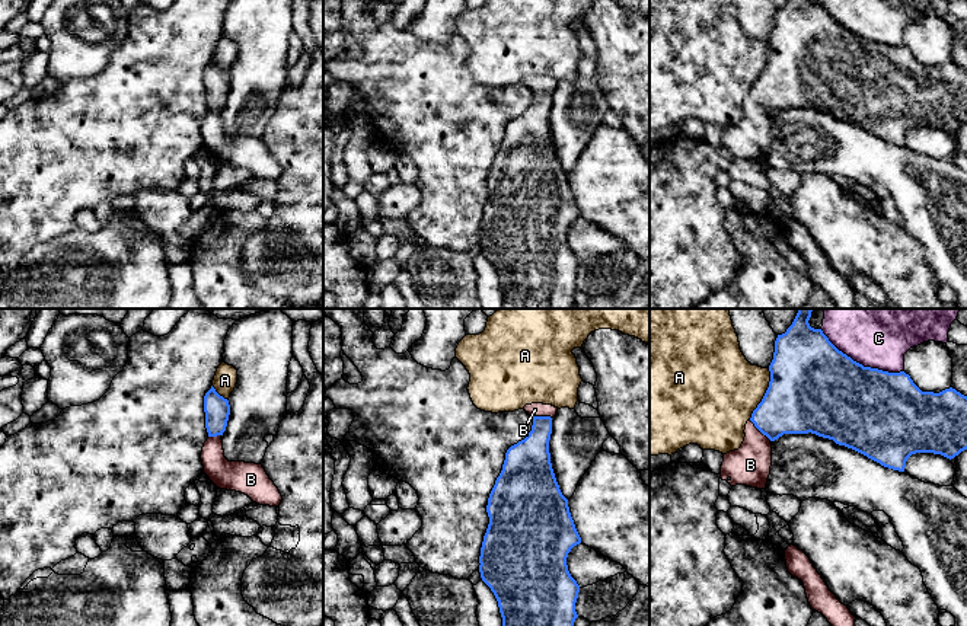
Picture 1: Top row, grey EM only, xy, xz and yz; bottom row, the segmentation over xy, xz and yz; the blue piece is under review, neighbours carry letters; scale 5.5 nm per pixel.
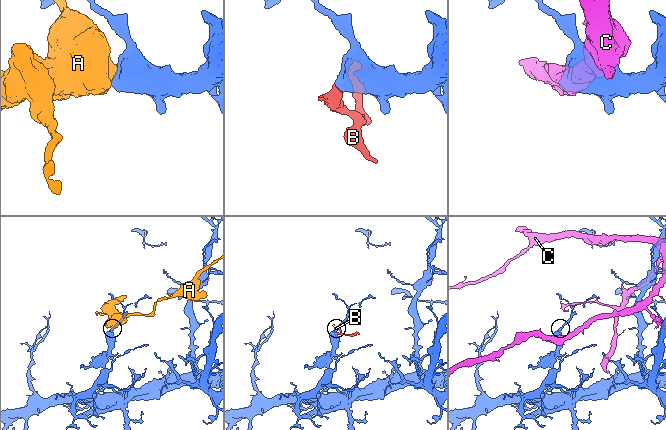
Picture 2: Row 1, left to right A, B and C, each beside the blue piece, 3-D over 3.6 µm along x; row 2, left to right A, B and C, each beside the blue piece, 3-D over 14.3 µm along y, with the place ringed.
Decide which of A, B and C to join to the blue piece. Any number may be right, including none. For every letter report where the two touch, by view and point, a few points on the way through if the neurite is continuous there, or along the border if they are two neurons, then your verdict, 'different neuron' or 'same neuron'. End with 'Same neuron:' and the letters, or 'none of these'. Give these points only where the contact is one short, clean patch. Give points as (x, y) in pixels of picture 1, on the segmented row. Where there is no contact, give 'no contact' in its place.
A: meets blue in yz at (765, 395); different neuron
B: meets blue in yz at (760, 431); runs through yz (795, 402), (781, 411), (760, 431), (750, 465); same neuron
C: meets blue in yz at (861, 364); different neuron
Same neuron: B

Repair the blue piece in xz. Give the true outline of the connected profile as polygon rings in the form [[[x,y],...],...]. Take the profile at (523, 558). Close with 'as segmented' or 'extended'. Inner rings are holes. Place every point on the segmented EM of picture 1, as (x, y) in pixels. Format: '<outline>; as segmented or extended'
[[[532,403],[523,409],[533,416],[532,431],[524,440],[507,450],[502,470],[489,494],[486,505],[489,524],[481,547],[479,572],[498,601],[502,626],[574,626],[578,617],[575,603],[580,585],[568,571],[567,558],[571,549],[581,543],[581,537],[550,463],[549,440],[552,418],[558,408]]]; extended

